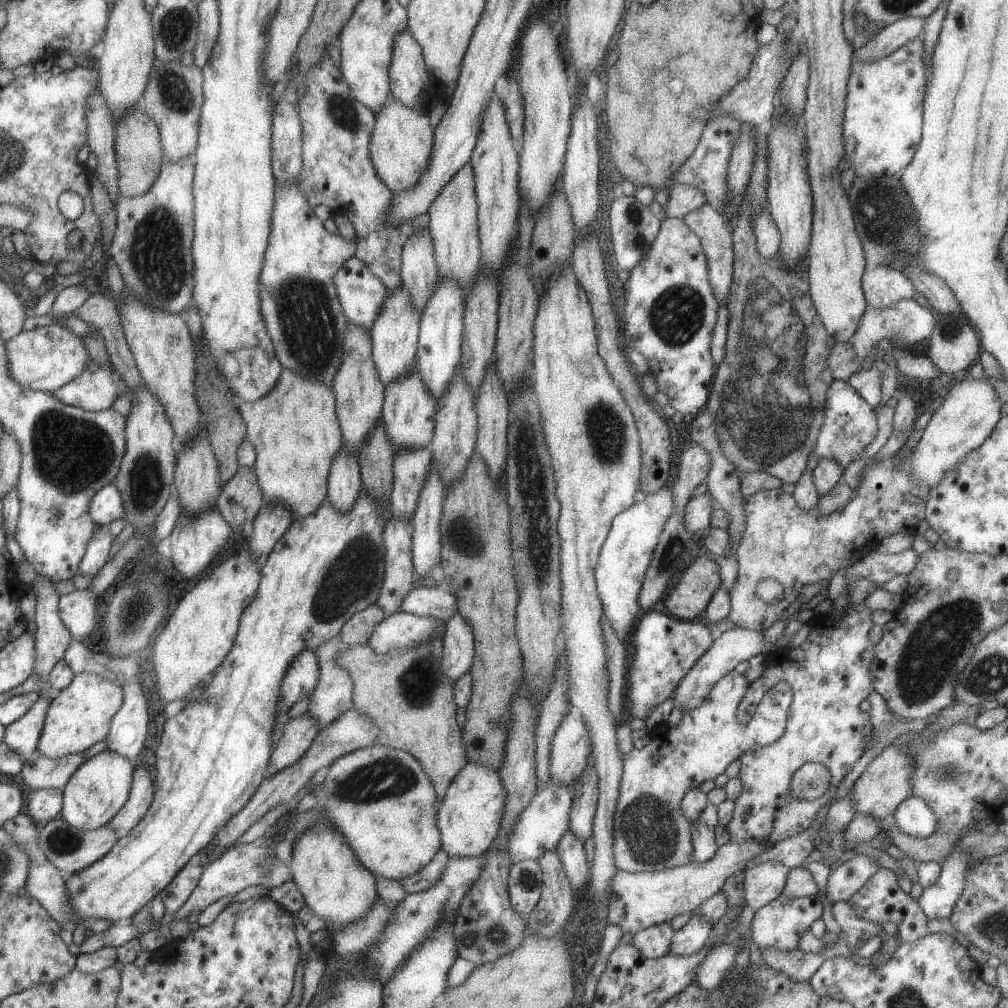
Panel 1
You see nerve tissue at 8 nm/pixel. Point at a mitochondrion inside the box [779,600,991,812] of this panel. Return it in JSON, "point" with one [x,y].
{"point":[943,772]}

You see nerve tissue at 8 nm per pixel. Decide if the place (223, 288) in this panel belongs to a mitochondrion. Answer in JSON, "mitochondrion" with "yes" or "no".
{"mitochondrion":"no"}

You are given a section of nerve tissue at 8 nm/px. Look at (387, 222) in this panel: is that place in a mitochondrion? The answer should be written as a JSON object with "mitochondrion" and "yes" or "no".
{"mitochondrion":"no"}

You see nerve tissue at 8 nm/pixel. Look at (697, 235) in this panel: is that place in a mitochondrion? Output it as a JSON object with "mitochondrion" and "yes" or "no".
{"mitochondrion":"no"}

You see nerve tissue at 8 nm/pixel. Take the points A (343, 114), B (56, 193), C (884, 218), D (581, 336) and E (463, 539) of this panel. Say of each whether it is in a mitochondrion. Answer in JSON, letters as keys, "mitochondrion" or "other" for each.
{"A":"mitochondrion","B":"other","C":"mitochondrion","D":"other","E":"mitochondrion"}

